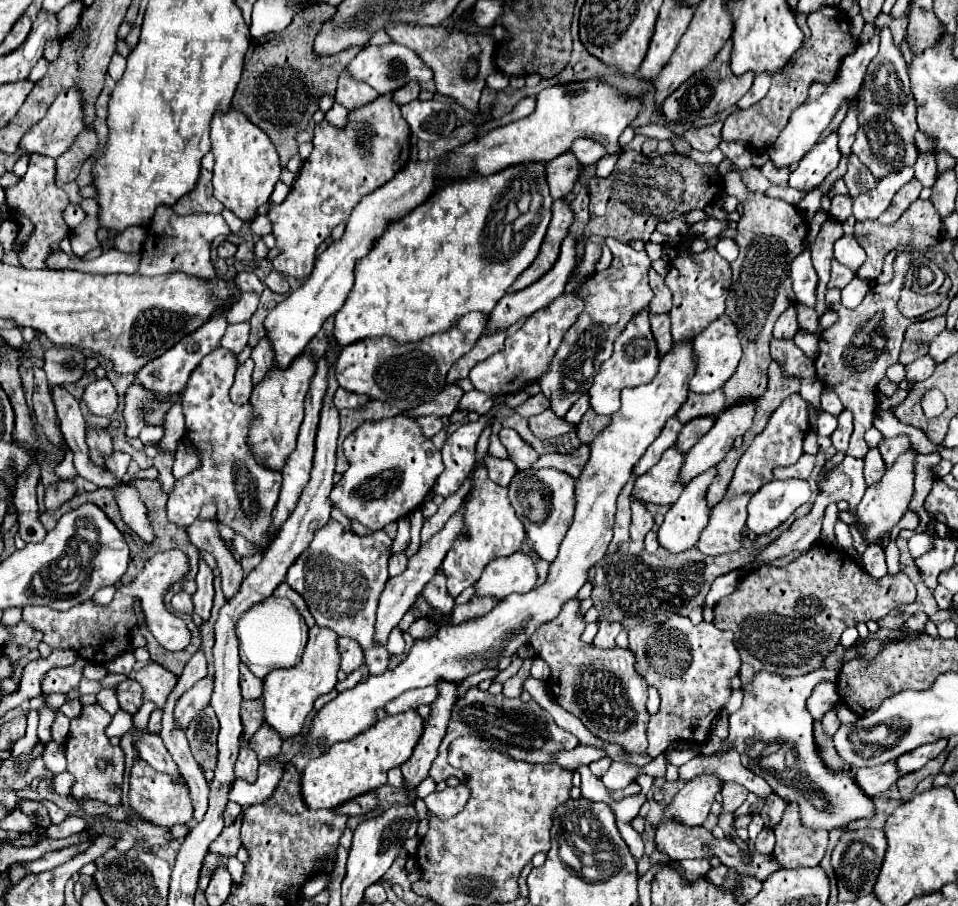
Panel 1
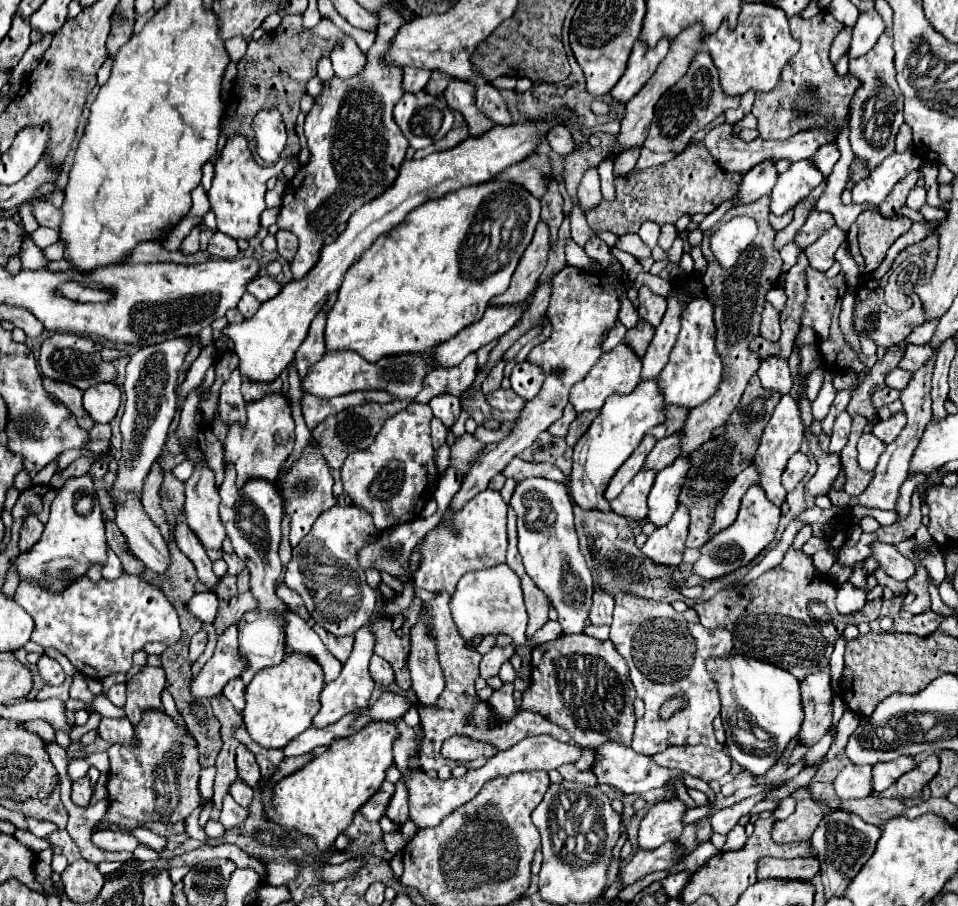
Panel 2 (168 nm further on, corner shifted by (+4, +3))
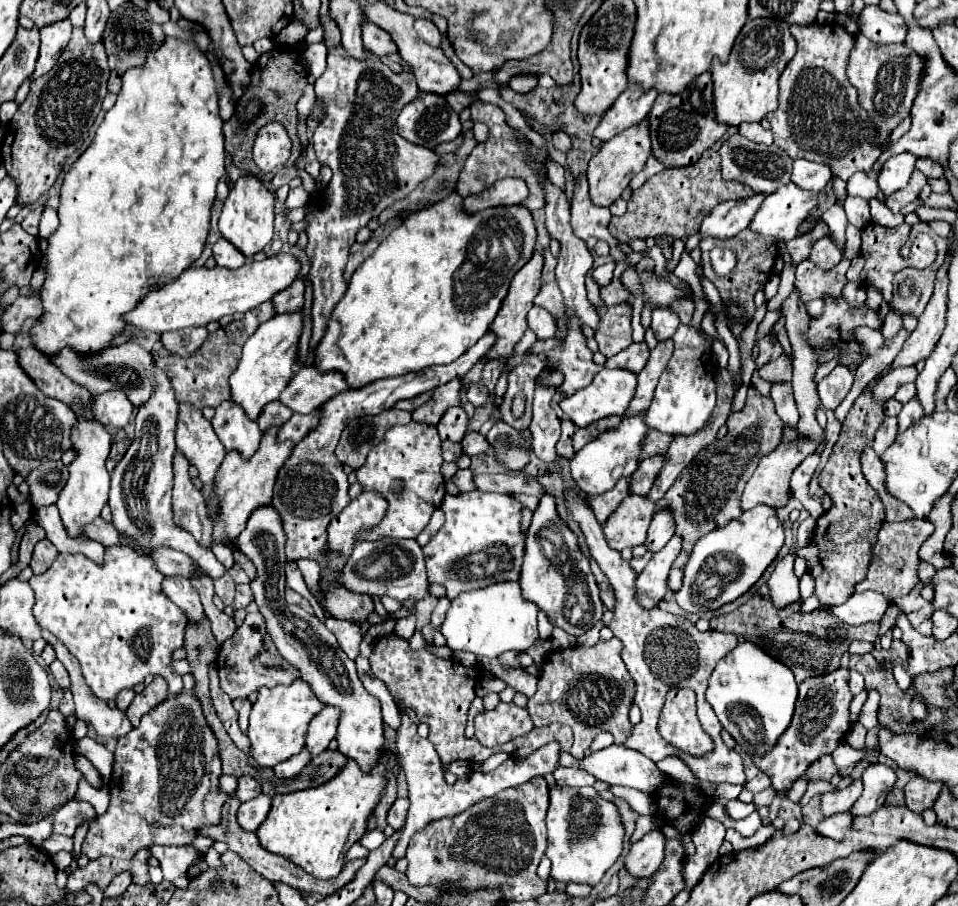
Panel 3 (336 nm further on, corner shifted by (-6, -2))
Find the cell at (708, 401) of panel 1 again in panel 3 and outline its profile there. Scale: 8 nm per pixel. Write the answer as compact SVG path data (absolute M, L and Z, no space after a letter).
M650 431L646 435L646 445L642 445L642 453L644 453L644 459L646 457L652 457L652 455L664 455L668 445L670 445L672 437L670 435L662 435L658 431Z

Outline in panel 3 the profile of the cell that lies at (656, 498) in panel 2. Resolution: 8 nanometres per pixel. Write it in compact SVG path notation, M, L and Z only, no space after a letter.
M668 509L658 511L656 517L650 523L648 537L646 537L644 545L648 547L648 551L656 553L656 551L660 551L672 539L672 535L674 535L674 519L672 519L670 511Z

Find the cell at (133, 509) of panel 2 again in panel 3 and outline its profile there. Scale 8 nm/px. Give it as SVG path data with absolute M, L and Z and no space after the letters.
M166 577L162 587L164 587L166 597L170 601L174 601L184 611L184 615L188 617L188 623L200 625L206 619L200 597L198 597L196 589L192 587L192 583L188 579L184 579L184 577Z

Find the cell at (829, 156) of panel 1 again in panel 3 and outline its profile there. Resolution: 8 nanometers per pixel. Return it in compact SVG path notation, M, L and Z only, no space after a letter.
M794 183L768 195L754 219L750 229L762 237L774 237L776 241L790 241L798 233L798 225L814 211L818 193L798 189Z

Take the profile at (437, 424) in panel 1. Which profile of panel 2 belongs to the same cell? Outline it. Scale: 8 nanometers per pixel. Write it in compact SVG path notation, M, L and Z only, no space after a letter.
M432 418L430 420L430 428L432 428L432 444L434 444L434 448L438 448L446 440L446 426L440 424L440 420Z

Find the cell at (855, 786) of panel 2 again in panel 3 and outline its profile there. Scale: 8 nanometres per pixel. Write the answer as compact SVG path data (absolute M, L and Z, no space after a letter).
M854 779L846 789L836 789L832 793L822 793L820 797L820 811L824 817L848 811L854 801L860 797L862 793L862 781Z

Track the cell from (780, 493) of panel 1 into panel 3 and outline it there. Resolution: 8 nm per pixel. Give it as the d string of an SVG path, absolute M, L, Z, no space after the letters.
M756 505L744 511L738 519L726 523L722 529L710 531L694 545L690 561L684 565L682 587L676 591L676 605L686 613L710 613L738 599L762 577L782 545L784 529L774 507Z

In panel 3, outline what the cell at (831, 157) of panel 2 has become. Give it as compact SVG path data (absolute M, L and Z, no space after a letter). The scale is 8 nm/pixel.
M796 159L794 161L794 169L792 169L792 183L806 189L806 191L822 191L826 187L826 183L832 179L830 167L828 165L820 165L814 161L806 161L806 159Z

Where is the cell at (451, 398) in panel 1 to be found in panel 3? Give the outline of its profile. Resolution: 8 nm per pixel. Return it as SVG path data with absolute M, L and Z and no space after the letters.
M462 407L448 409L442 417L442 421L436 425L442 441L450 439L450 441L456 441L456 443L462 441L464 433L466 433L466 427L468 427L468 415L464 413Z

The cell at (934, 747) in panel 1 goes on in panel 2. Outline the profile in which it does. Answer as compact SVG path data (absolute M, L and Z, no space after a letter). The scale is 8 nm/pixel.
M900 756L900 758L896 758L896 760L892 760L892 762L886 762L886 764L876 764L874 766L874 772L872 772L872 788L874 788L874 792L882 792L882 790L886 790L888 786L892 786L902 774L906 774L908 770L912 770L912 768L916 768L916 760L914 760L914 756L910 758L910 756Z

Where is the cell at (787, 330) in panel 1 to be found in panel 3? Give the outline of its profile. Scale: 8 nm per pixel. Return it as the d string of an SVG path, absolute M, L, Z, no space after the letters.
M764 337L762 341L758 339L758 357L756 357L756 369L760 369L762 365L766 365L768 361L774 361L782 355L782 347L776 343L772 343L768 337Z

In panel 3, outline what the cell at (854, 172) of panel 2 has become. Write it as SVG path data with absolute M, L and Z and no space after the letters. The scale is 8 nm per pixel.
M838 23L794 25L790 33L798 43L798 51L780 77L778 109L766 117L772 125L774 145L784 149L792 159L830 165L834 177L842 181L848 181L856 171L870 173L882 153L882 145L874 149L878 133L874 133L874 123L866 117L866 111L858 103L858 93L846 77L854 37Z

